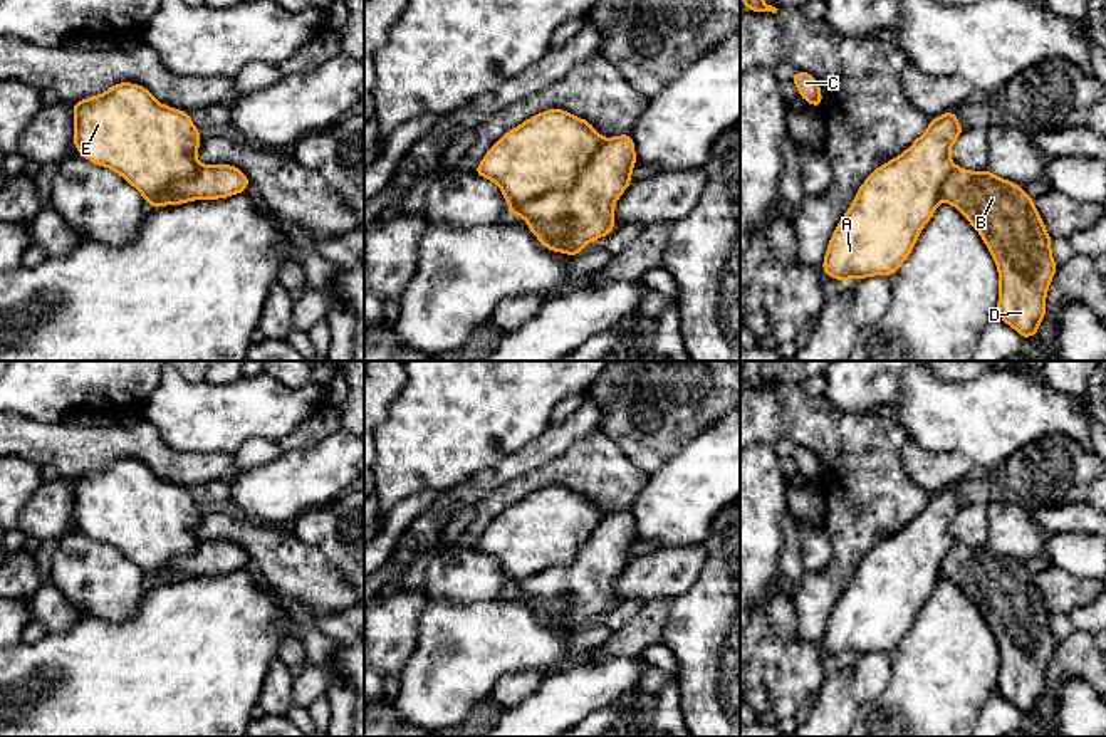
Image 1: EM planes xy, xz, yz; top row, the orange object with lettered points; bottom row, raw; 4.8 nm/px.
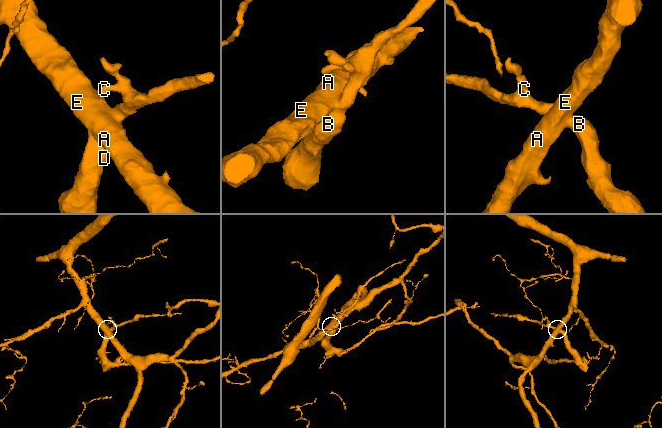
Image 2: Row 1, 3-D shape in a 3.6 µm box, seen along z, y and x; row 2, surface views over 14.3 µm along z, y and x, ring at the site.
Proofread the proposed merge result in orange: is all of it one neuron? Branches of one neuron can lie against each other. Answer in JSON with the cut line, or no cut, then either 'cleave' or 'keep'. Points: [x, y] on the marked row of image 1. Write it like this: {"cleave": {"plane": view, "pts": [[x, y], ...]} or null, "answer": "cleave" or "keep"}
{"cleave": {"plane": "xz", "pts": [[605, 140], [569, 187], [547, 192], [509, 209]]}, "answer": "cleave"}

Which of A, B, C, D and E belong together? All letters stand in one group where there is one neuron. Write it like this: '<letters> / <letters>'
A E / B C D

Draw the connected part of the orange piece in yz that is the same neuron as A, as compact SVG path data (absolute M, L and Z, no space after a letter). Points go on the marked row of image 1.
M955 111L943 112L930 119L928 129L918 136L913 144L891 161L878 166L859 186L856 198L849 210L837 223L819 270L824 270L836 280L848 282L851 277L859 280L873 275L895 275L906 257L915 248L916 238L925 225L933 217L938 203L942 201L942 185L955 170L950 158L950 149L963 133Z

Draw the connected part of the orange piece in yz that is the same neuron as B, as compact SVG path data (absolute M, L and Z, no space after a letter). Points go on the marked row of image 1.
M955 166L942 185L942 200L953 205L980 233L999 270L1000 319L1014 327L1022 339L1034 337L1046 316L1046 294L1057 270L1051 254L1052 238L1034 205L1020 185L990 173Z

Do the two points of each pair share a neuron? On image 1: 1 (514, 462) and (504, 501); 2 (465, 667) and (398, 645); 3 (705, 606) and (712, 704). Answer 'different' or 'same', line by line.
1: different
2: different
3: same

